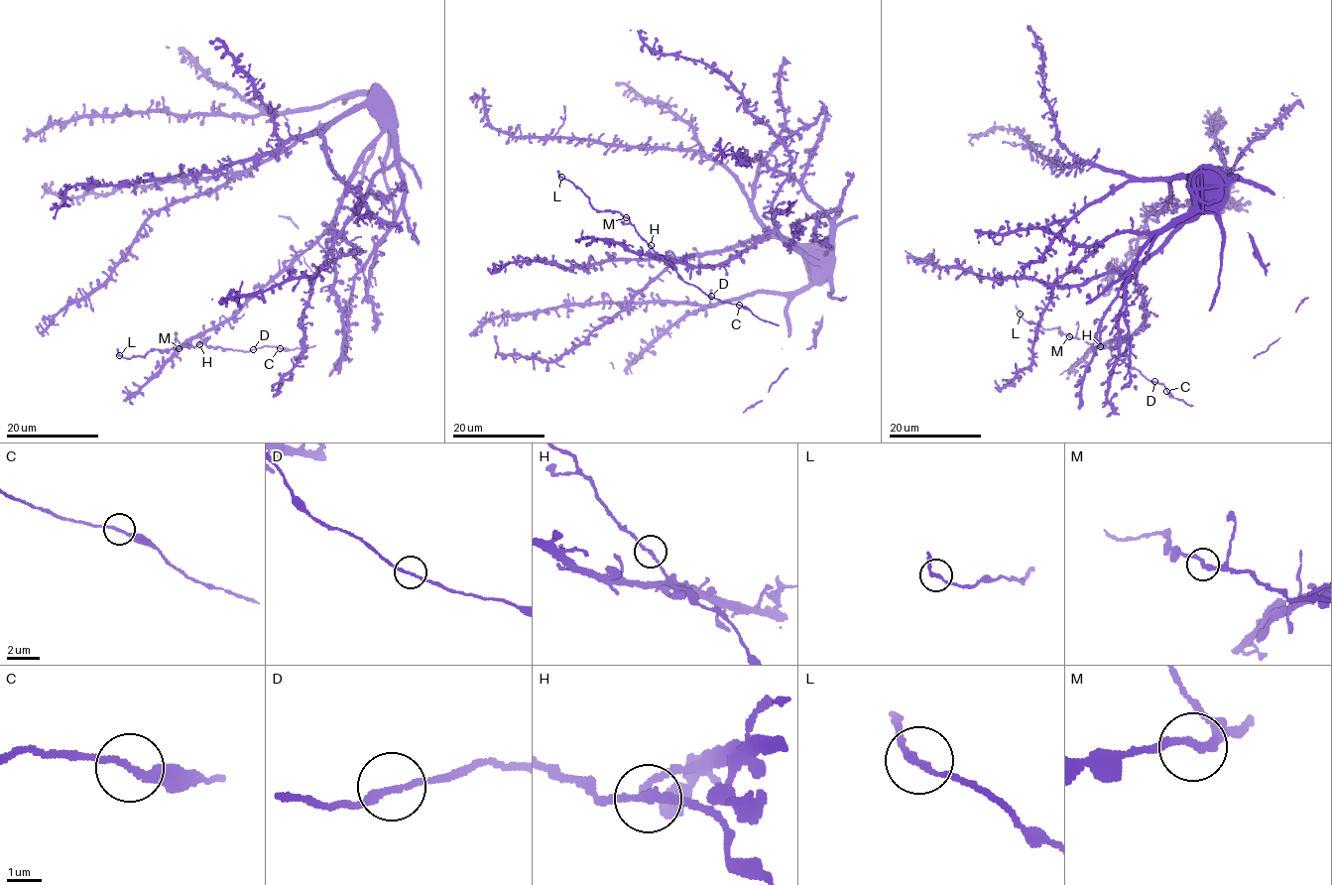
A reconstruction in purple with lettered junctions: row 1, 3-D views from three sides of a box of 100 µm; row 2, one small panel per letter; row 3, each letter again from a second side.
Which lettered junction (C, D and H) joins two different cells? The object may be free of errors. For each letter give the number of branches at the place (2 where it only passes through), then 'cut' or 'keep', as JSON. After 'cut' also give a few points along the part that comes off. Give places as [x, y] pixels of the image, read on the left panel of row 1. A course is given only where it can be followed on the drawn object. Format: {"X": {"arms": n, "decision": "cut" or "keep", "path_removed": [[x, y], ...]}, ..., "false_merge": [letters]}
{"C": {"arms": 2, "decision": "keep"}, "D": {"arms": 2, "decision": "keep"}, "H": {"arms": 2, "decision": "keep"}, "false_merge": []}

